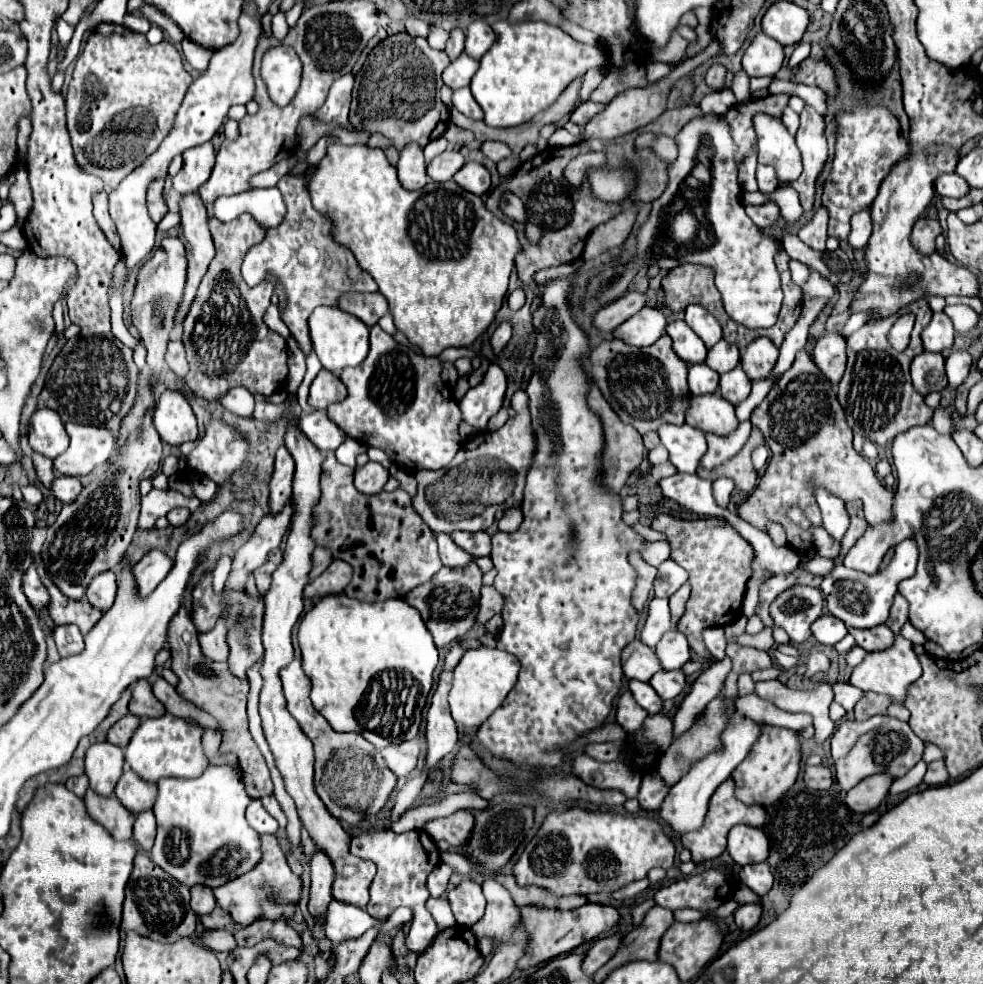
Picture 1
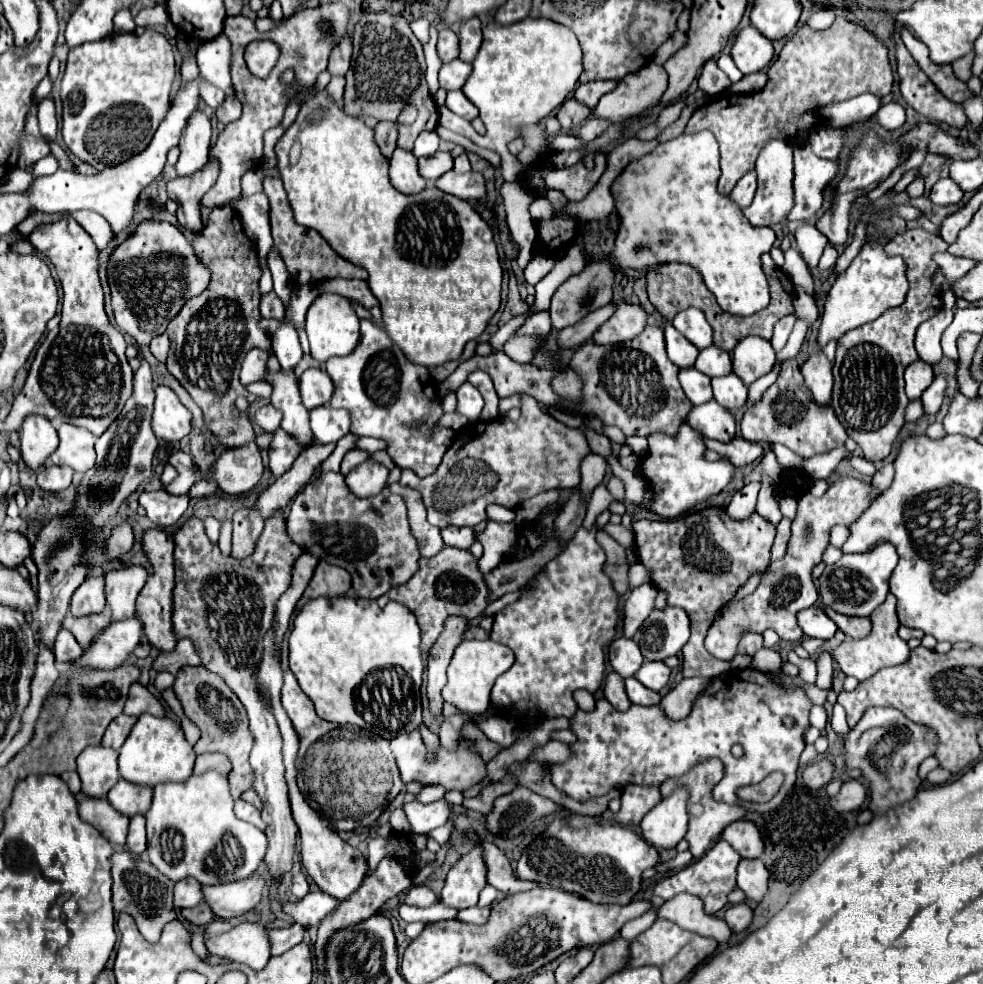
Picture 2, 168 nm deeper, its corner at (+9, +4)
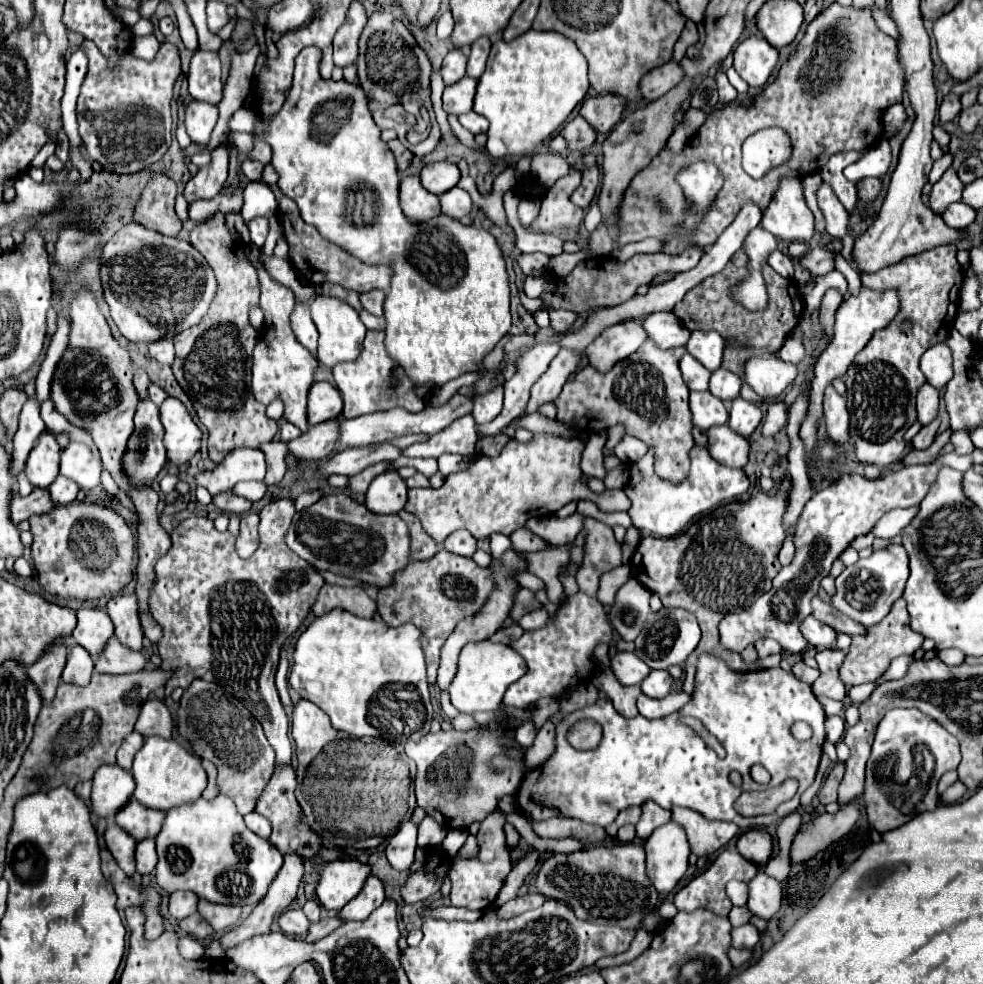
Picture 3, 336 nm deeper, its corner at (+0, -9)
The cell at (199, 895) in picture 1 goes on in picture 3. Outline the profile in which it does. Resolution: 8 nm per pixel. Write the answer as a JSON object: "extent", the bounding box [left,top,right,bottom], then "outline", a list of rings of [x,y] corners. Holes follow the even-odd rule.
{"extent":[169,891,197,921],"outline":[[[175,891],[169,895],[169,915],[177,921],[197,911],[197,897],[191,891]]]}

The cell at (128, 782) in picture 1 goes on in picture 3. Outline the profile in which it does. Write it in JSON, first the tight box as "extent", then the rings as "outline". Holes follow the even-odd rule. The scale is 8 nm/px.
{"extent":[115,799,165,841],"outline":[[[131,799],[115,817],[115,823],[129,831],[129,835],[135,841],[143,841],[145,837],[155,837],[161,831],[165,813],[163,811],[155,811],[149,807],[143,807],[141,803],[137,803],[135,799]]]}

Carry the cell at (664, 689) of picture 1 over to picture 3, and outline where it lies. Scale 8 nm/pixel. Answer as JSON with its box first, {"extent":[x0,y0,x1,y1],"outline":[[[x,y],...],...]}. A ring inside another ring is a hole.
{"extent":[641,671,673,699],"outline":[[[651,671],[649,677],[645,677],[645,681],[641,683],[641,691],[649,697],[659,699],[669,693],[671,683],[673,683],[673,677],[667,671]]]}

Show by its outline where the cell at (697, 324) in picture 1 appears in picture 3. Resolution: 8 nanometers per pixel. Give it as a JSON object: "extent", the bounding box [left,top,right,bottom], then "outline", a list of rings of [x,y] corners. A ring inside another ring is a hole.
{"extent":[687,331,725,371],"outline":[[[693,331],[687,343],[687,351],[709,371],[721,367],[723,347],[725,343],[717,331]]]}

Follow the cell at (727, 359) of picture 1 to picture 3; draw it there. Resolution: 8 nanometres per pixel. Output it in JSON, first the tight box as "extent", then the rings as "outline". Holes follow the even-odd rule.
{"extent":[709,369,741,401],"outline":[[[717,369],[711,373],[711,381],[709,381],[709,391],[719,397],[721,401],[733,401],[739,397],[741,391],[741,377],[737,377],[735,373],[727,371],[727,369]]]}

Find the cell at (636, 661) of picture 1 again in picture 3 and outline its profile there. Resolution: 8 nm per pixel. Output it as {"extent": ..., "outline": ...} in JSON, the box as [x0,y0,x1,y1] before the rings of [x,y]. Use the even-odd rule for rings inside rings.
{"extent":[611,653,651,685],"outline":[[[617,653],[611,659],[611,669],[621,685],[639,685],[651,671],[635,653]]]}

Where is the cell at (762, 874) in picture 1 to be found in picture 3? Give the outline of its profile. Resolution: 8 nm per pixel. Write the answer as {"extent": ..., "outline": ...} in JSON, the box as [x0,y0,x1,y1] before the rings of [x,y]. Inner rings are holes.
{"extent":[747,869,783,921],"outline":[[[761,869],[749,883],[749,903],[747,903],[749,911],[769,921],[779,911],[781,901],[783,901],[783,887]]]}

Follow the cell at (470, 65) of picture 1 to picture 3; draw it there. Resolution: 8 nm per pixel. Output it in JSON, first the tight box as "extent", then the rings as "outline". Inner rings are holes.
{"extent":[443,77,477,115],"outline":[[[463,77],[455,85],[445,87],[443,91],[443,109],[449,115],[461,115],[469,113],[473,109],[473,97],[475,97],[475,87],[477,79],[473,77]]]}

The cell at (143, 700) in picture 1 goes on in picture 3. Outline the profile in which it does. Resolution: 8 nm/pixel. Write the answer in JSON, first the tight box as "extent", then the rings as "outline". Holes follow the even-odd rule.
{"extent":[135,701,171,739],"outline":[[[147,701],[141,707],[139,719],[135,723],[135,731],[139,731],[143,737],[159,735],[165,739],[171,739],[171,715],[167,707],[161,701]]]}

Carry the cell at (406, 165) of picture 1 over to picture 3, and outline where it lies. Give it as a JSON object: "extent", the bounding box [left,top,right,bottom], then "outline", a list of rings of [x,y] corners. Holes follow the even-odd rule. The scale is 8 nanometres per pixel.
{"extent":[401,175,441,223],"outline":[[[415,175],[401,179],[401,209],[413,223],[431,221],[441,213],[439,197],[429,193]]]}

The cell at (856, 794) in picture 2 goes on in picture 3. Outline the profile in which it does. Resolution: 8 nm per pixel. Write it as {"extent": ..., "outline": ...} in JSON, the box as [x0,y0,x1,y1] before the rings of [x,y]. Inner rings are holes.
{"extent":[789,803,859,865],"outline":[[[849,803],[849,805],[843,805],[835,815],[823,813],[811,819],[809,823],[801,825],[791,843],[791,851],[789,851],[791,865],[809,861],[821,849],[829,847],[833,841],[839,841],[843,835],[851,831],[857,817],[859,817],[857,805]]]}

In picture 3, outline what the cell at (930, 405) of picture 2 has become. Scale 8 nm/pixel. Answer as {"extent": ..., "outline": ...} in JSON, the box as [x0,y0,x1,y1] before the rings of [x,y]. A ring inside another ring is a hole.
{"extent":[911,419,941,449],"outline":[[[935,419],[933,423],[925,425],[925,427],[913,437],[911,447],[913,447],[913,449],[927,449],[927,447],[933,443],[933,439],[935,439],[935,433],[937,433],[939,423],[941,423],[941,419]]]}

